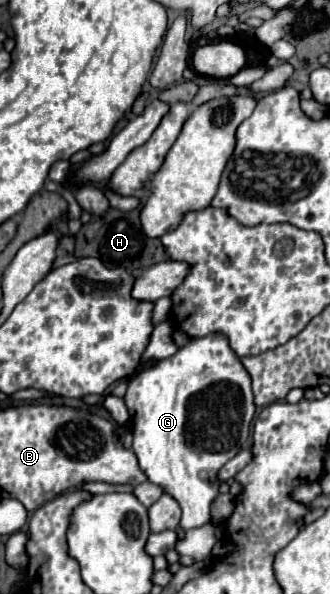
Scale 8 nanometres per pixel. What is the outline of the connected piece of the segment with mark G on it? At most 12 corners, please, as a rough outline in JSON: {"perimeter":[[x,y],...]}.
{"perimeter":[[223,333],[129,379],[133,453],[211,523],[249,443],[251,377]]}

